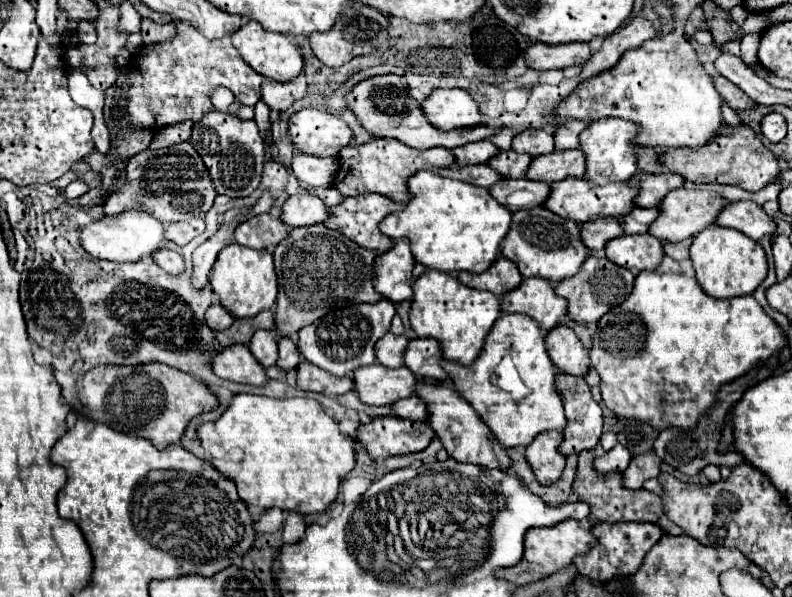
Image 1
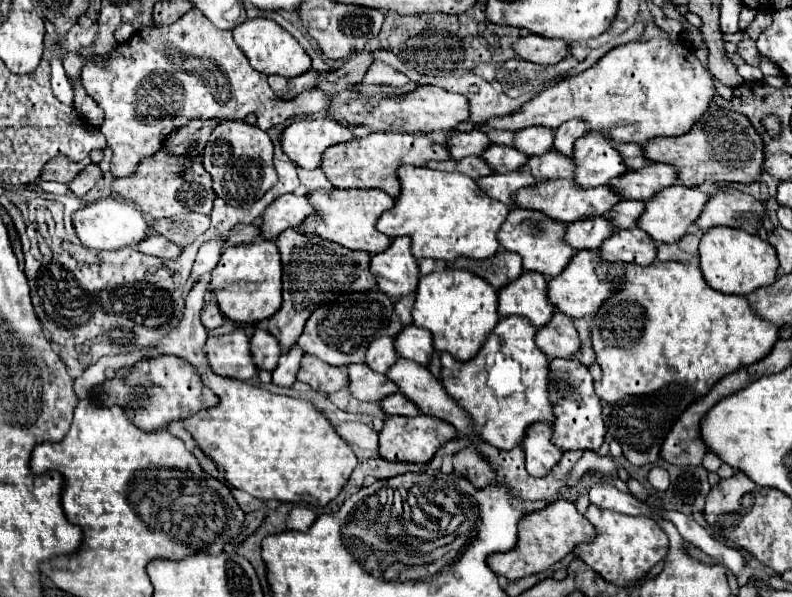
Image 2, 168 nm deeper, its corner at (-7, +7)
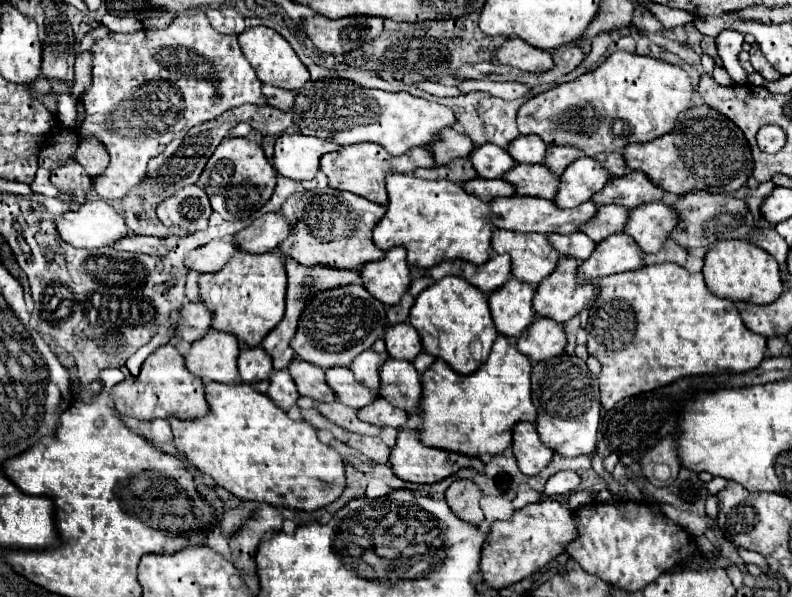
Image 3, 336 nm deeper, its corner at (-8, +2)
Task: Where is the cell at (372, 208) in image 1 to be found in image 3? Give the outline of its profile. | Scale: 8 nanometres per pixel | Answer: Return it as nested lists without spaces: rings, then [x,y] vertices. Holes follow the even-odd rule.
[[[332,188],[300,190],[284,202],[282,214],[292,222],[292,232],[280,244],[280,250],[284,256],[290,256],[304,266],[328,264],[358,270],[358,266],[384,256],[384,250],[372,240],[372,228],[386,214],[386,206],[370,202],[362,196]]]

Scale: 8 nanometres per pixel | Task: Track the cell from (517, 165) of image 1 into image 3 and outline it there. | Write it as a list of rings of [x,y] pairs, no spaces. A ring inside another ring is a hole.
[[[496,144],[478,146],[470,154],[470,160],[482,178],[502,178],[516,164],[514,158],[506,150],[498,148]]]

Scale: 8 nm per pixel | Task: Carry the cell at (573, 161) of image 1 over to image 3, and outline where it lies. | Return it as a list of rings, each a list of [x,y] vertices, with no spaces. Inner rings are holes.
[[[516,164],[504,174],[504,180],[516,186],[518,196],[540,196],[548,200],[556,198],[560,186],[560,176],[544,164]]]

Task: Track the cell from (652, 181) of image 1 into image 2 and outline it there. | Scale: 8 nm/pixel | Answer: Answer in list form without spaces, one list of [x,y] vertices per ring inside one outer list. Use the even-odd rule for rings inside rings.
[[[649,163],[639,171],[627,171],[609,181],[609,187],[623,199],[647,201],[655,193],[677,183],[677,171],[665,163]]]

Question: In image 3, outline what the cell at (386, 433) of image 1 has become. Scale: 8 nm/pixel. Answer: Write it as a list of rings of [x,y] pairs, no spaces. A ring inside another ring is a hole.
[[[400,430],[398,438],[396,438],[396,446],[390,450],[390,464],[392,470],[398,478],[408,480],[408,482],[438,482],[446,476],[452,476],[454,472],[458,472],[458,468],[462,466],[472,466],[476,470],[482,470],[484,464],[478,456],[462,456],[456,452],[448,452],[442,448],[432,448],[432,446],[424,446],[420,442],[420,432],[418,430]]]

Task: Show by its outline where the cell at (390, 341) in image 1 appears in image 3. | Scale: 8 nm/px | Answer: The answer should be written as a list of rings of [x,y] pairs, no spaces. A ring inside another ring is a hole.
[[[372,348],[368,352],[362,352],[360,356],[354,358],[352,362],[352,372],[356,376],[356,380],[364,382],[364,386],[378,390],[380,386],[380,364],[384,364],[386,356],[374,352]]]

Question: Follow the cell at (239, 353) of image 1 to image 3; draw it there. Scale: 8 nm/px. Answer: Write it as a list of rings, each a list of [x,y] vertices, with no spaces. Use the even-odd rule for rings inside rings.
[[[210,330],[204,338],[196,340],[188,354],[186,354],[186,368],[202,378],[204,382],[222,382],[222,384],[240,384],[240,374],[238,374],[238,354],[240,354],[240,344],[232,334],[220,332],[220,330]]]

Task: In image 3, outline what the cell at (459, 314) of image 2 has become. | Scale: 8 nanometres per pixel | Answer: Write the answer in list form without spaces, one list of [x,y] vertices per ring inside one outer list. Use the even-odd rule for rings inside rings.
[[[444,276],[442,280],[422,290],[410,310],[410,324],[418,330],[424,352],[432,354],[434,358],[446,360],[458,374],[472,374],[482,364],[482,360],[478,364],[470,364],[472,360],[476,360],[470,352],[470,344],[474,340],[480,340],[482,352],[486,352],[488,358],[490,348],[498,336],[486,294],[476,286],[464,282],[460,276]]]

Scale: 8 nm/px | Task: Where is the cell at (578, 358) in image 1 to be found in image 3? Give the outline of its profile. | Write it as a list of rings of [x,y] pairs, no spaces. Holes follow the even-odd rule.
[[[538,316],[536,322],[516,340],[516,346],[522,354],[530,356],[530,360],[540,362],[564,352],[564,344],[568,344],[564,326],[552,318]]]

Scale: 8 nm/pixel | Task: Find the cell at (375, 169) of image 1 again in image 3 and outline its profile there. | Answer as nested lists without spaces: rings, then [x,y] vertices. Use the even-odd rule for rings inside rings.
[[[372,142],[342,146],[336,152],[328,152],[320,160],[320,168],[328,176],[330,188],[348,190],[352,194],[364,196],[382,206],[388,204],[386,182],[384,182],[384,178],[388,174],[392,174],[392,172],[412,174],[416,168],[432,168],[432,166],[434,166],[434,160],[432,160],[432,152],[428,148],[410,148],[404,156],[388,156],[388,152],[384,152],[384,148],[380,148],[380,144],[372,144]]]

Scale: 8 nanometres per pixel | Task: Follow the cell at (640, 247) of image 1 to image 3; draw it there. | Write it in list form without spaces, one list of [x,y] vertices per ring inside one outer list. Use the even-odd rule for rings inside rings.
[[[612,234],[606,240],[602,240],[592,256],[584,260],[578,268],[578,276],[582,280],[598,280],[602,276],[638,270],[644,268],[642,250],[628,234]]]

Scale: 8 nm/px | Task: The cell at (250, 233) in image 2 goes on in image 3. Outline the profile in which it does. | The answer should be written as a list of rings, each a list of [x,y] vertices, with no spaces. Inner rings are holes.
[[[212,240],[188,254],[186,266],[196,272],[218,272],[234,256],[238,246],[232,240]]]

